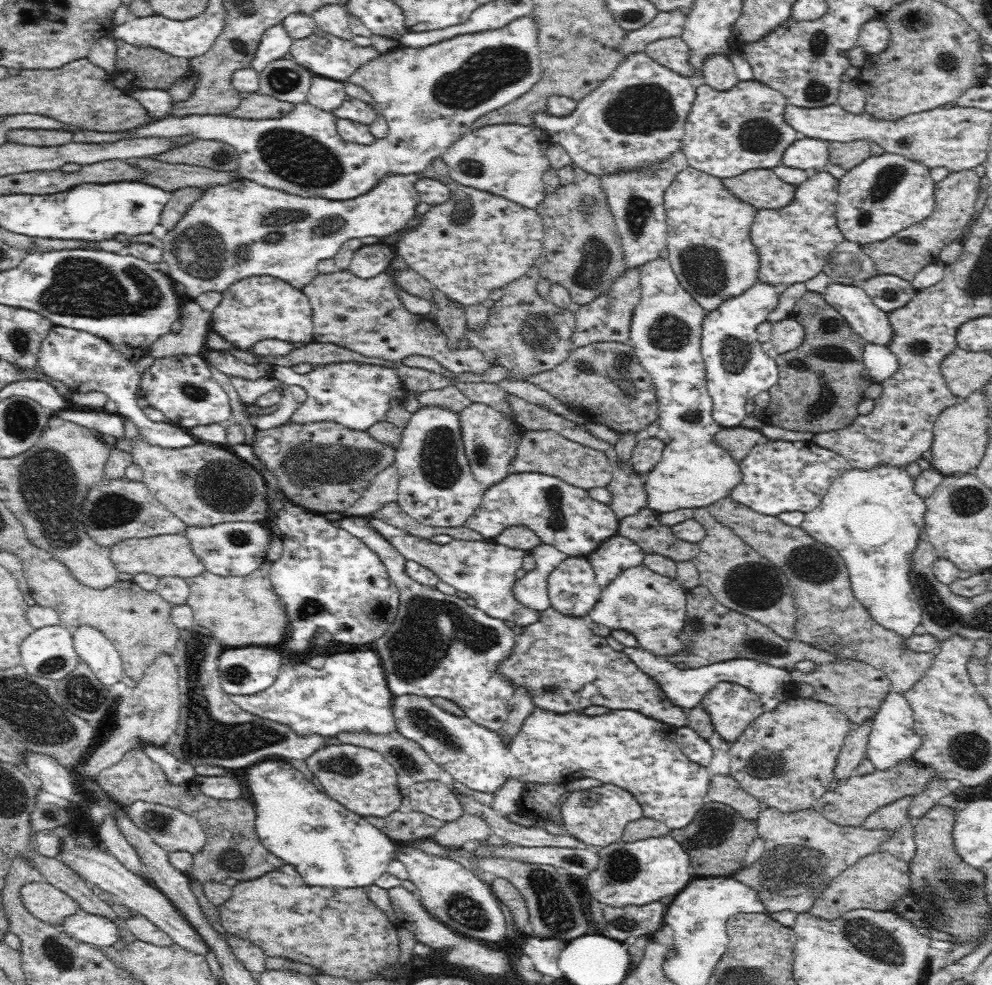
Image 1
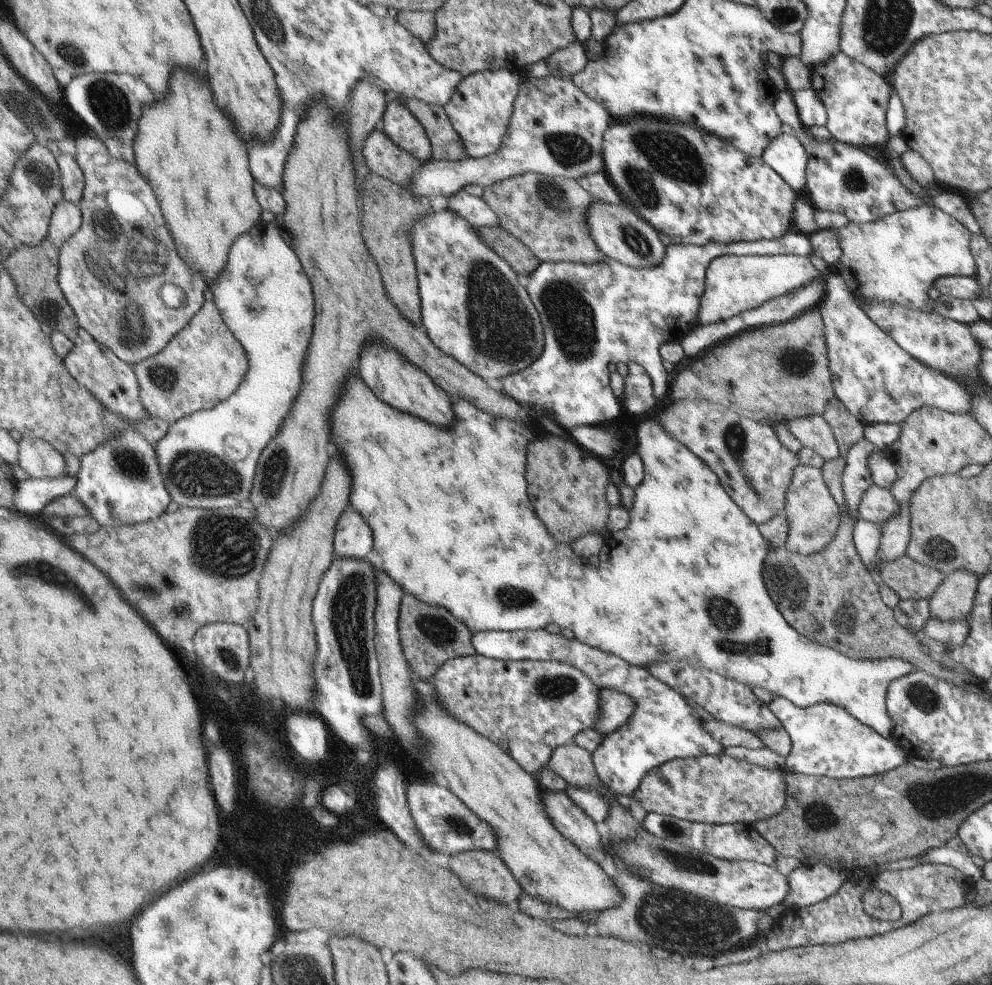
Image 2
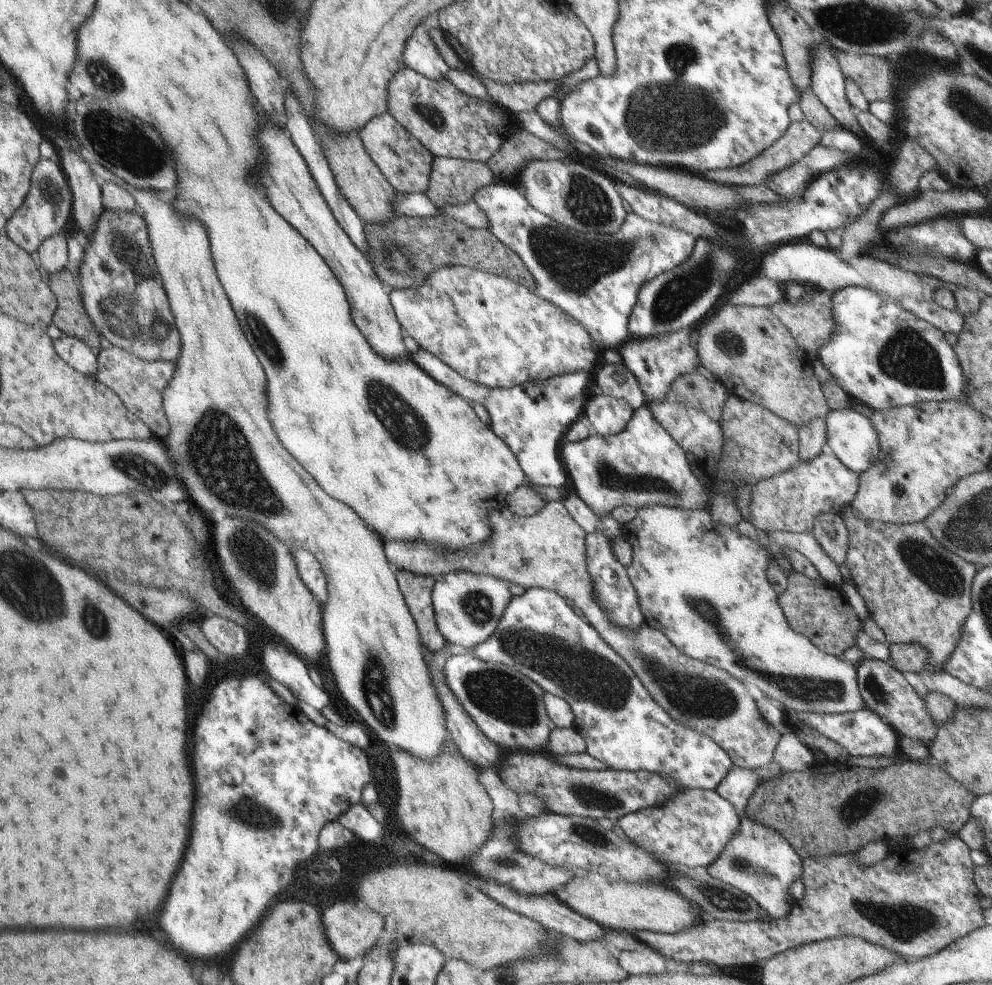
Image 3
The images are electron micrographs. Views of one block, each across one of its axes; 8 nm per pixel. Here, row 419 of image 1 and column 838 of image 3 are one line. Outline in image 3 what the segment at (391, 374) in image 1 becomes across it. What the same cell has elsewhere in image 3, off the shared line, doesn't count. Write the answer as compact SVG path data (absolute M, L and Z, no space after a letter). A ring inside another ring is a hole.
M847 286L834 294L835 334L818 354L821 364L835 376L835 383L853 400L859 400L871 410L889 410L898 406L930 401L962 400L965 395L965 370L954 347L947 344L942 329L907 312L898 303L885 301L874 291Z

